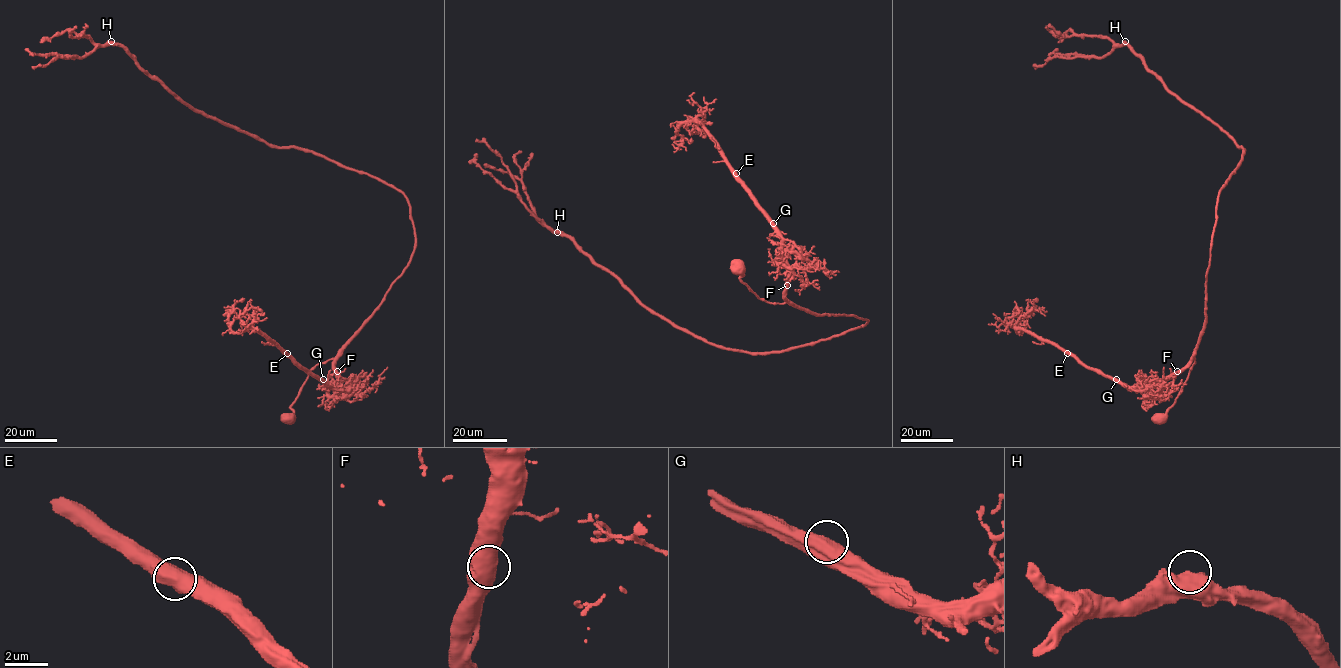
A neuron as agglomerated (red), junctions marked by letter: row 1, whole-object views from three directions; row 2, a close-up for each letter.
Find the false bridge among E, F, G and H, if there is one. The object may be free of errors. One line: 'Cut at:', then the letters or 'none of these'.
Cut at: none of these

